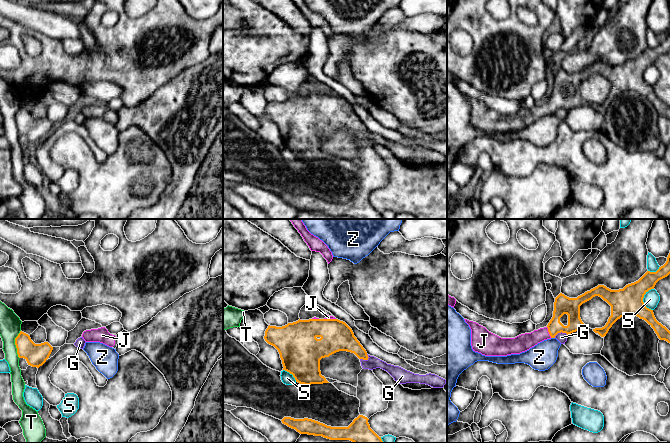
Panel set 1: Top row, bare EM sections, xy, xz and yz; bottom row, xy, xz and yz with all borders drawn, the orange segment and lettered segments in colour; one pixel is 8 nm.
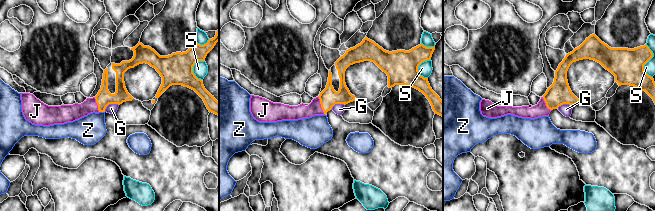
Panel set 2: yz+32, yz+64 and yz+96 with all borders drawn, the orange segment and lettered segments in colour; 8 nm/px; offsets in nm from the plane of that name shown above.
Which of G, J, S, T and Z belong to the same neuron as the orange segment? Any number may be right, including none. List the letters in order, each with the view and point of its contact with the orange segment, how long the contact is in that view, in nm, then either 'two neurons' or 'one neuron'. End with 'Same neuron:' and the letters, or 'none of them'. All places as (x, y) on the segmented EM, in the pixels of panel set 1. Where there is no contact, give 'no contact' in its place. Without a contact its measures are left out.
G: contact yz (560, 332); length 110 nm; two neurons
J: contact yz (548, 331); length 100 nm; one neuron
S: contact yz (642, 300); length 180 nm; two neurons
T: contact xy (15, 344); length 240 nm; two neurons
Z: contact yz (553, 337); length 30 nm; two neurons
Same neuron: J

